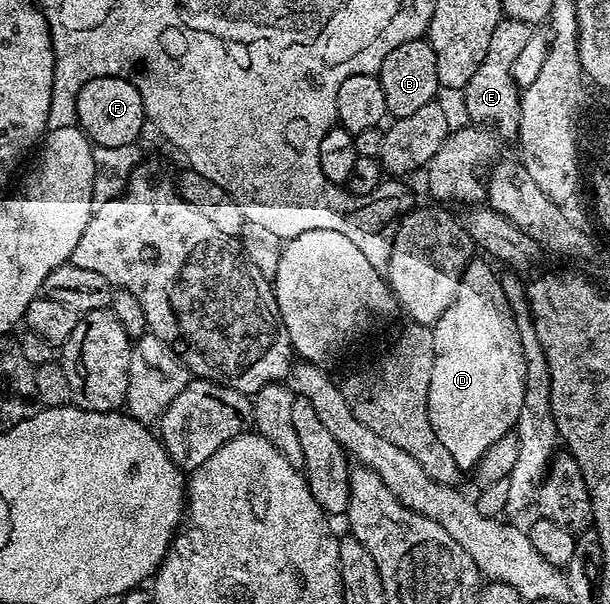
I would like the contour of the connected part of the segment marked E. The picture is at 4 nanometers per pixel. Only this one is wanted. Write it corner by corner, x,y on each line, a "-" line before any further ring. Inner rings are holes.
506,16
499,19
497,28
493,28
493,37
489,40
489,52
485,52
485,60
481,60
481,68
473,72
469,84
463,87
461,97
463,106
472,123
478,124
492,132
500,139
518,139
521,124
521,87
515,82
513,64
517,56
521,56
525,44
529,44
529,36
533,30
528,23
513,20

